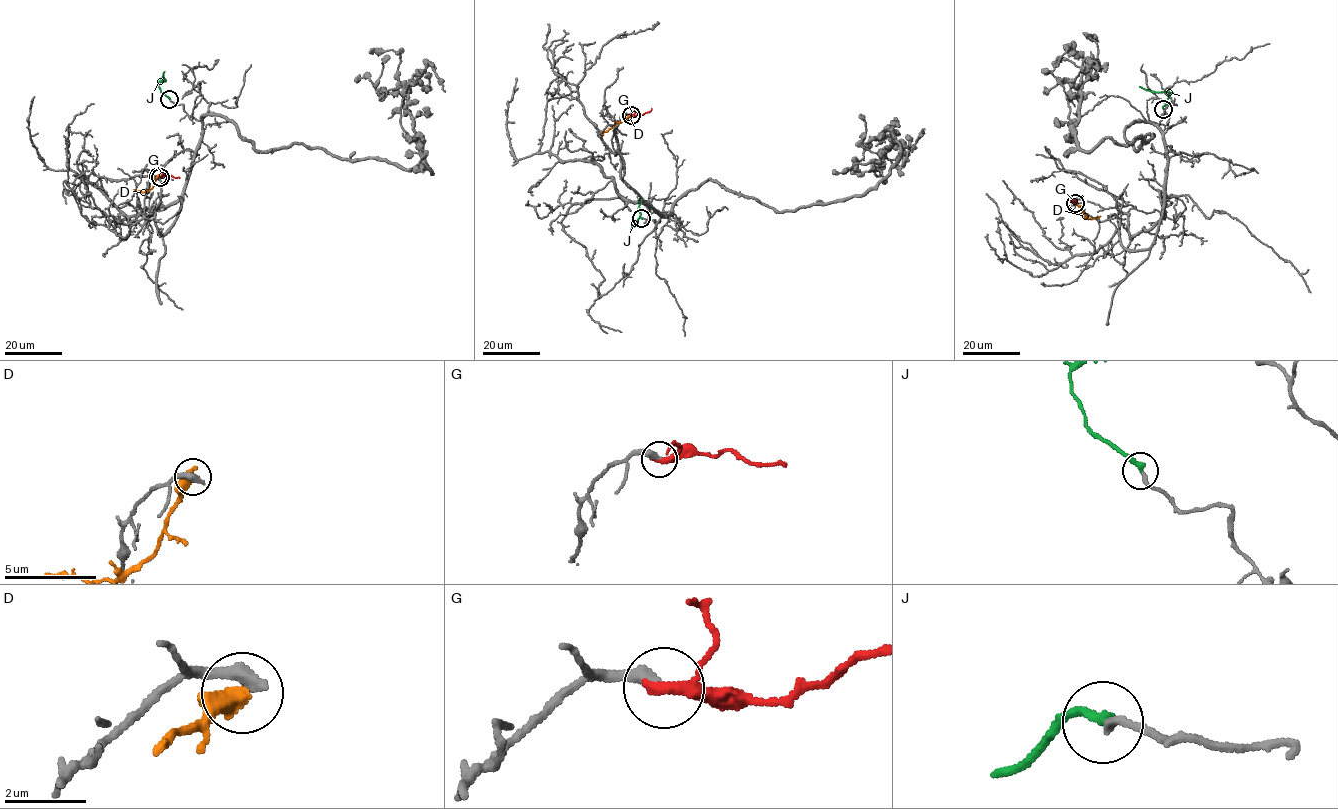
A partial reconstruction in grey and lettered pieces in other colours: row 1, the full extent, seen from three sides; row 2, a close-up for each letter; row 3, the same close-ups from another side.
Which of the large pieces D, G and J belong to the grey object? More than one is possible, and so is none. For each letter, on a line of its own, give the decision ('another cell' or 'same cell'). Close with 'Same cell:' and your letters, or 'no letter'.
D: another cell
G: same cell
J: same cell
Same cell: G, J

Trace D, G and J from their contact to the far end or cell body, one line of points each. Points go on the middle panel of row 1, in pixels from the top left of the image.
D: (630, 116), (602, 136)
G: (631, 115), (643, 115), (652, 108)
J: (641, 218), (631, 225), (637, 222), (641, 198)

